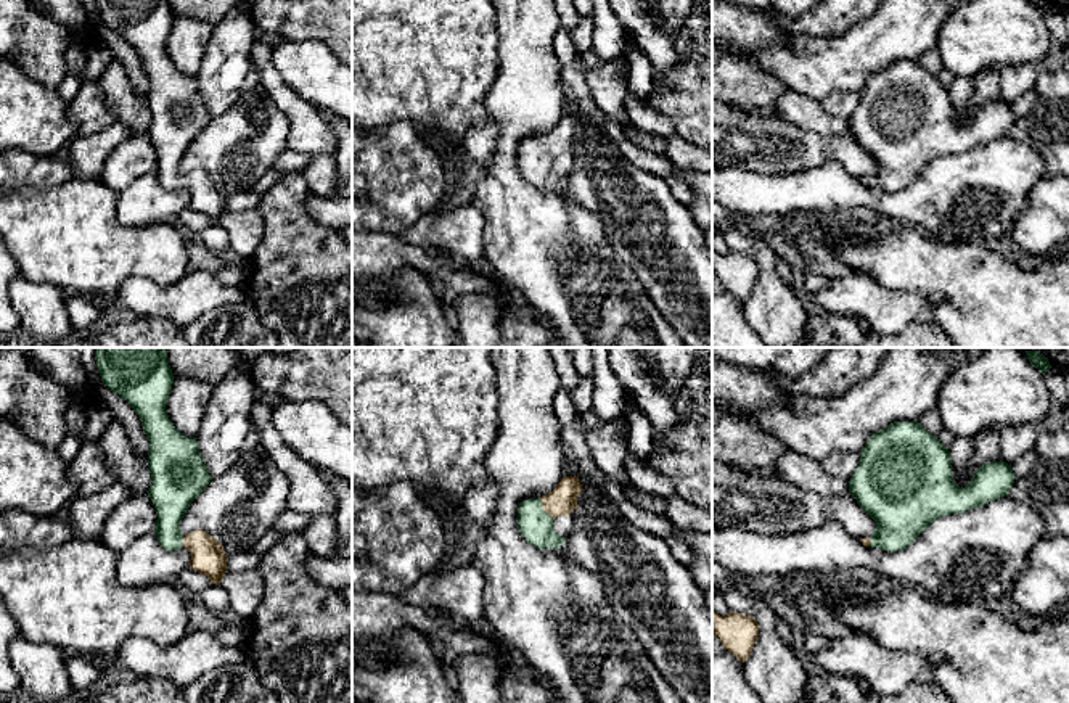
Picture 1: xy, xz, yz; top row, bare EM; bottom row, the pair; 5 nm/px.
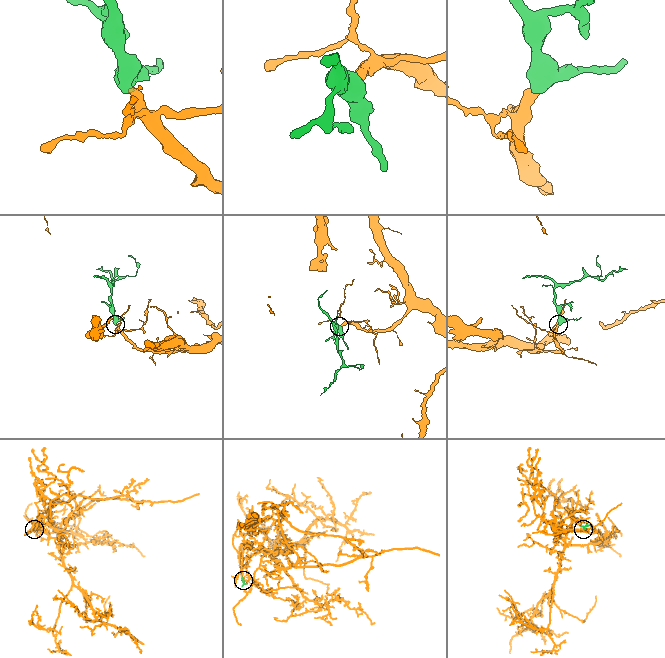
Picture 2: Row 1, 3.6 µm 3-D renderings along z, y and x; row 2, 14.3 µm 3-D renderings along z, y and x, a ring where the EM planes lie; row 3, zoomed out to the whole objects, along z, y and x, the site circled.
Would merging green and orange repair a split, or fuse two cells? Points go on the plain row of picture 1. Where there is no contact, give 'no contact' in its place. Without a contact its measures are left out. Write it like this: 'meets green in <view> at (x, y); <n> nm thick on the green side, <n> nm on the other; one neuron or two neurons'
meets green in xz at (542, 148); 170 nm thick on the green side, 150 nm on the other; one neuron

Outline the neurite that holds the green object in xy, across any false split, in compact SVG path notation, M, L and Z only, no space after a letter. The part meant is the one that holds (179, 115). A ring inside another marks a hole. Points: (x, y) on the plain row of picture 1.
M96 0L96 5L103 24L130 43L149 79L148 108L151 124L148 135L158 151L154 172L159 183L170 191L185 187L191 195L190 208L207 216L211 224L220 224L228 199L222 183L203 169L185 175L180 172L183 154L191 142L207 127L212 116L199 93L196 77L183 76L169 60L166 42L175 18L169 0Z

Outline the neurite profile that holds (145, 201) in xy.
M148 172L117 193L116 216L129 227L177 222L178 214L190 206L190 198L185 187L166 190L156 172Z

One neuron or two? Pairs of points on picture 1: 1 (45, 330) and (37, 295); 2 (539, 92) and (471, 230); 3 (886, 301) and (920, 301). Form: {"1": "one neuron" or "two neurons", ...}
{"1": "one neuron", "2": "two neurons", "3": "one neuron"}

